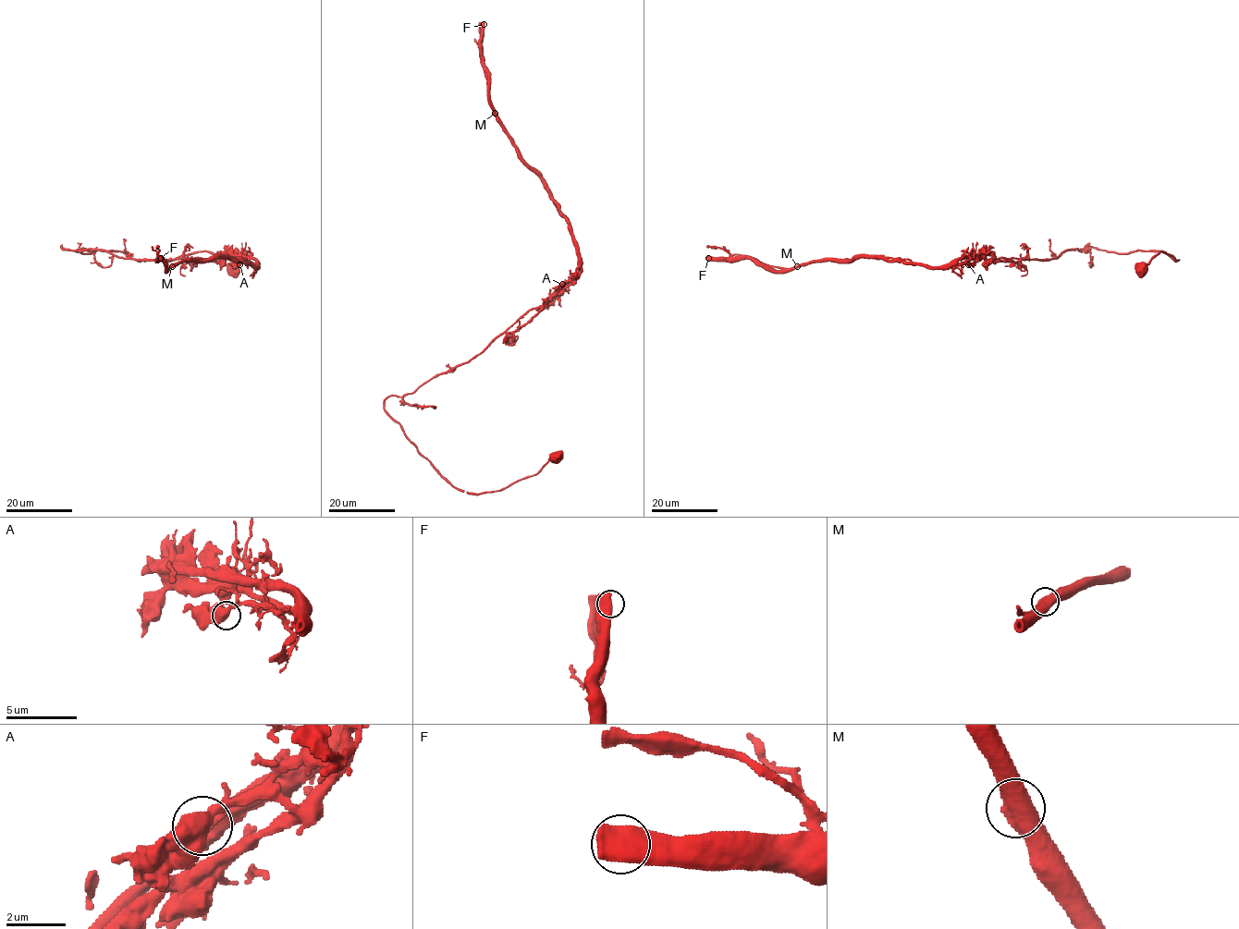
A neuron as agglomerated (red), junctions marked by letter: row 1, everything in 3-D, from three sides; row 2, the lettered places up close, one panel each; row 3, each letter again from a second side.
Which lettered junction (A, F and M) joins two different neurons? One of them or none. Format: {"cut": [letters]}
{"cut": ["M"]}

